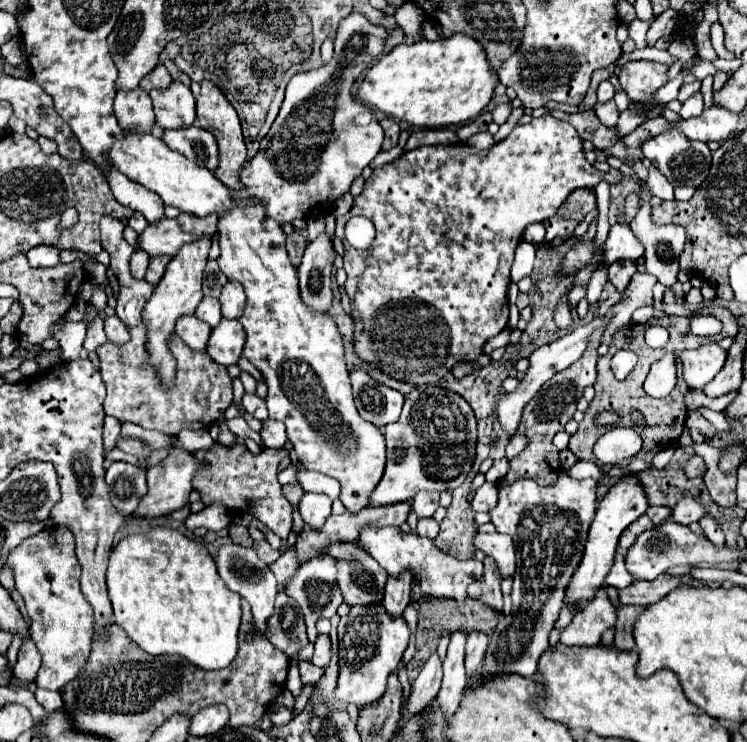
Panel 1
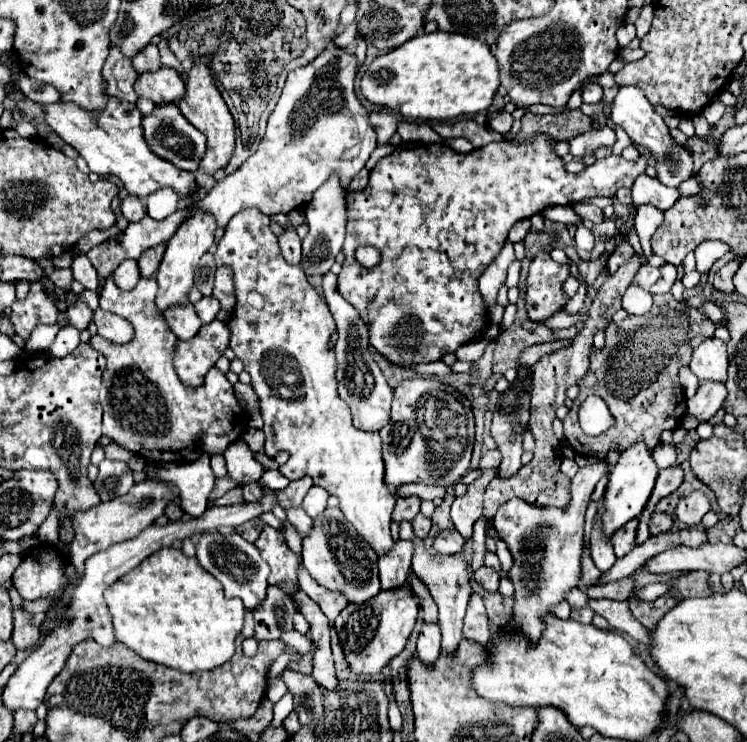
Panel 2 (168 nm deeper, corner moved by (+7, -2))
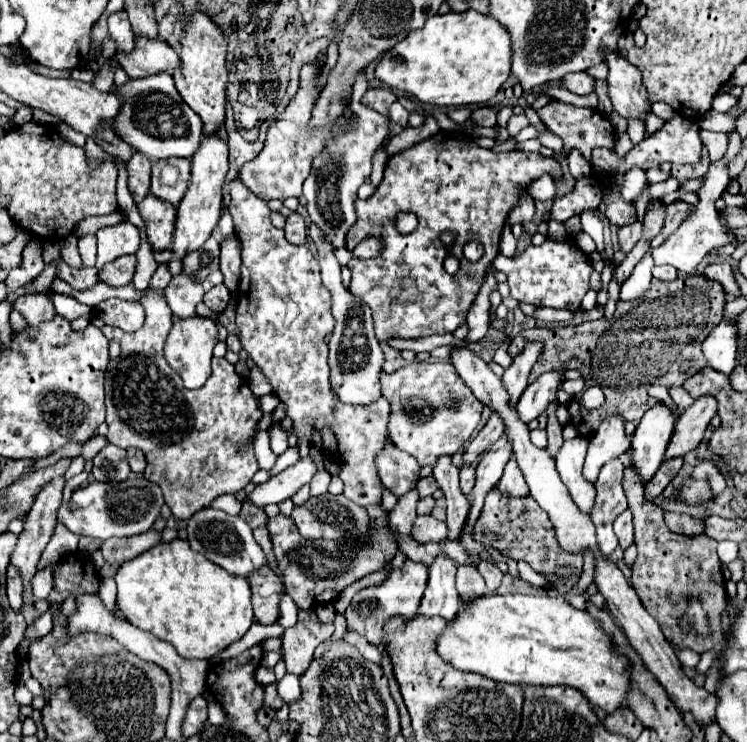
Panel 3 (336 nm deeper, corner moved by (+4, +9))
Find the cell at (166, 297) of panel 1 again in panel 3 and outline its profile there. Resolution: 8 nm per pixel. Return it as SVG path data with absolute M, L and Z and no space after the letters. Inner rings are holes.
M207 135L199 149L191 157L191 181L185 197L181 199L177 207L177 223L175 223L175 233L173 233L173 253L179 257L187 255L193 249L199 249L215 225L221 219L221 189L225 175L229 171L229 147L227 143L217 137L217 135Z

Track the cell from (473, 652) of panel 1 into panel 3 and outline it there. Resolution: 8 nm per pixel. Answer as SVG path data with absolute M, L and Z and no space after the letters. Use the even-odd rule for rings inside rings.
M459 567L457 569L457 591L463 595L463 601L471 601L487 593L485 581L479 575L477 567Z

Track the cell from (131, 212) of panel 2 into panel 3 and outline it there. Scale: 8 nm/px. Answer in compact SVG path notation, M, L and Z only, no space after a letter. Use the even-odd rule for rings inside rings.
M135 153L127 163L129 171L129 191L133 201L139 203L149 193L149 179L151 179L151 161L141 153Z

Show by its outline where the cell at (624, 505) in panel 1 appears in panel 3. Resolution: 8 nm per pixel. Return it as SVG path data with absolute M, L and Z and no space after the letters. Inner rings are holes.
M657 403L651 407L641 423L637 425L637 431L633 435L633 467L643 477L643 483L647 483L659 465L663 463L663 455L669 443L669 437L675 429L677 413L667 403Z

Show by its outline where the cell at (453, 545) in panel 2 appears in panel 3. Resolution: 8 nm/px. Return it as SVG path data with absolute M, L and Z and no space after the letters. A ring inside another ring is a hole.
M417 515L413 523L413 539L417 543L429 543L429 541L445 541L447 539L447 525L437 521L431 515Z

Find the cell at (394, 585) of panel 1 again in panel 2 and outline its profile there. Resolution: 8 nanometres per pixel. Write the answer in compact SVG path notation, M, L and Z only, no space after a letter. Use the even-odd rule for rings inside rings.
M398 540L388 556L378 558L382 590L400 588L406 584L406 578L410 574L412 554L414 554L414 544L410 540Z

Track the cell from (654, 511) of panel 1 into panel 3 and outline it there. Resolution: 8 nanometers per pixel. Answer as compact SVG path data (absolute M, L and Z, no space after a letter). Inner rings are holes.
M665 513L665 523L671 531L675 533L683 533L687 537L695 537L695 535L703 535L705 533L705 519L695 519L691 515L683 515L683 513Z

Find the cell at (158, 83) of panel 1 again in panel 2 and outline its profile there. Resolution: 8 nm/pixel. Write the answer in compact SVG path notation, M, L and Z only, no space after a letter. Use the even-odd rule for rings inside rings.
M152 44L150 48L146 48L144 52L140 52L140 56L136 60L132 60L134 64L134 70L138 74L142 72L152 72L152 70L158 70L162 64L160 64L160 54L158 54L158 48Z

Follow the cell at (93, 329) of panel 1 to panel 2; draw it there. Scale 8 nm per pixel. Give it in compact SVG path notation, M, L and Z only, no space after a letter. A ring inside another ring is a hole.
M76 302L72 306L68 306L64 310L66 314L66 320L68 320L68 326L74 326L76 330L86 330L88 324L92 322L92 310L84 304L84 302Z

